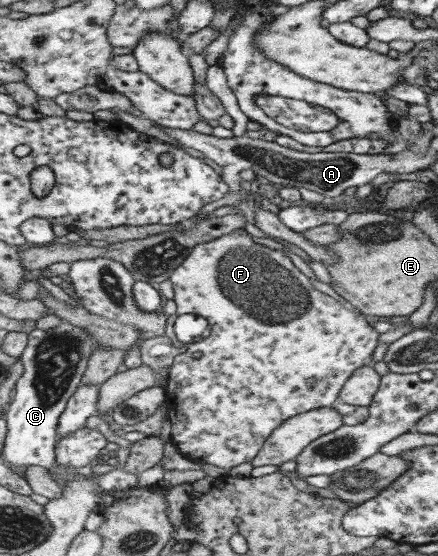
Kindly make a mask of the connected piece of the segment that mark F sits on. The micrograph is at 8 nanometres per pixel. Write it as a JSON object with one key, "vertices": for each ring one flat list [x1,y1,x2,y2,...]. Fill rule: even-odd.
{"vertices":[[235,232,218,237,214,240,208,240,206,243,198,244,194,250,185,258,183,263,172,271,172,277,169,279,172,283,175,297,173,300,176,302,177,310,169,317,167,324,166,336,172,340,176,348,185,350,174,357,173,364,169,368,168,380,166,386,166,402,168,409,168,419,171,423,171,437,170,441,176,445,176,448,185,455,188,459,206,462,214,466,230,470,234,466,252,462,261,448,265,446,268,436,276,430,280,424,286,423,286,420,294,418,295,414,300,412,313,411,314,409,322,407,335,407,338,412,344,416,345,425,356,426,363,424,370,417,370,408,346,404,339,401,342,388,345,387,346,382,358,371,358,368,365,367,370,364,372,354,378,346,380,340,380,333,371,324,371,318,366,315,356,314,356,310,348,310,345,305,340,304,338,300,316,290,314,284,310,282,308,276,304,276,300,272,300,268,292,262,292,258,286,254,286,250,274,250,254,242,254,238,250,238,246,234],[183,314,196,314,207,318,211,324,212,333,208,338,200,342,185,343,182,342,176,334,175,324,179,316],[196,354,202,354,196,358]]}

